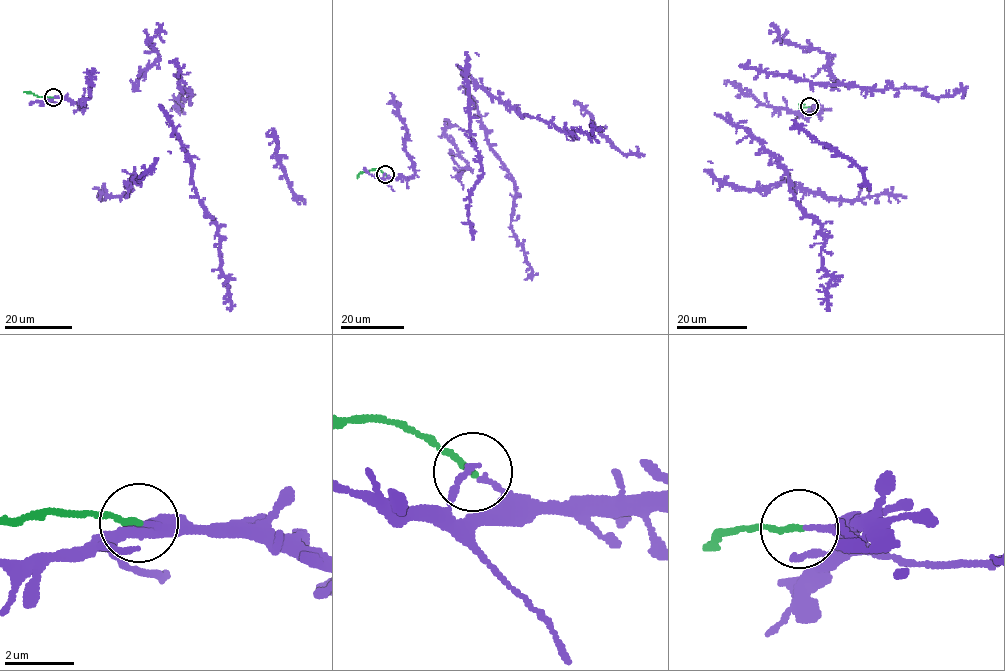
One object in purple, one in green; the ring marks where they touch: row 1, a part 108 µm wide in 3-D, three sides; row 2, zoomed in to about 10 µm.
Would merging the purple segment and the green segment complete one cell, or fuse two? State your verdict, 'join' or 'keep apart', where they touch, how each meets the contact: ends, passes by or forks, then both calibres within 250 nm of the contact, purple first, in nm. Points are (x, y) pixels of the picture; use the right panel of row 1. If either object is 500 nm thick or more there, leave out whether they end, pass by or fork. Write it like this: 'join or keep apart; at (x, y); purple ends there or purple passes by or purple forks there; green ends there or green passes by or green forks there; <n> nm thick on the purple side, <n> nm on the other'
keep apart; at (809, 106); purple ends there; green ends there; 150 nm thick on the purple side, 160 nm on the other

